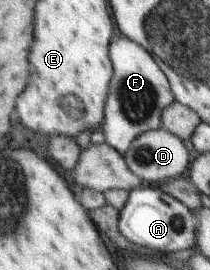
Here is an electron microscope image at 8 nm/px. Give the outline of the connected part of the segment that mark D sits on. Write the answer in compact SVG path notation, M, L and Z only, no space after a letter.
M160 127L154 131L140 134L123 154L126 165L132 174L136 174L142 183L156 186L163 180L186 175L193 155L188 152L179 137Z

